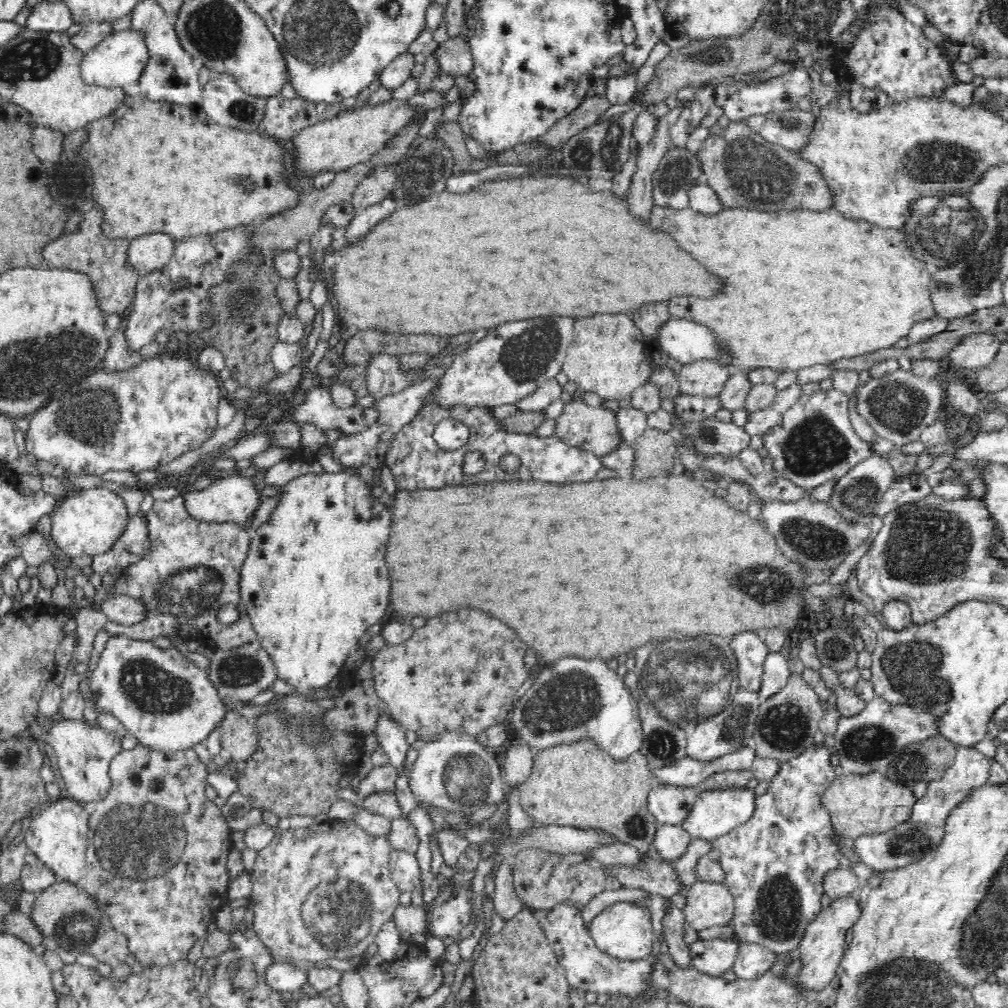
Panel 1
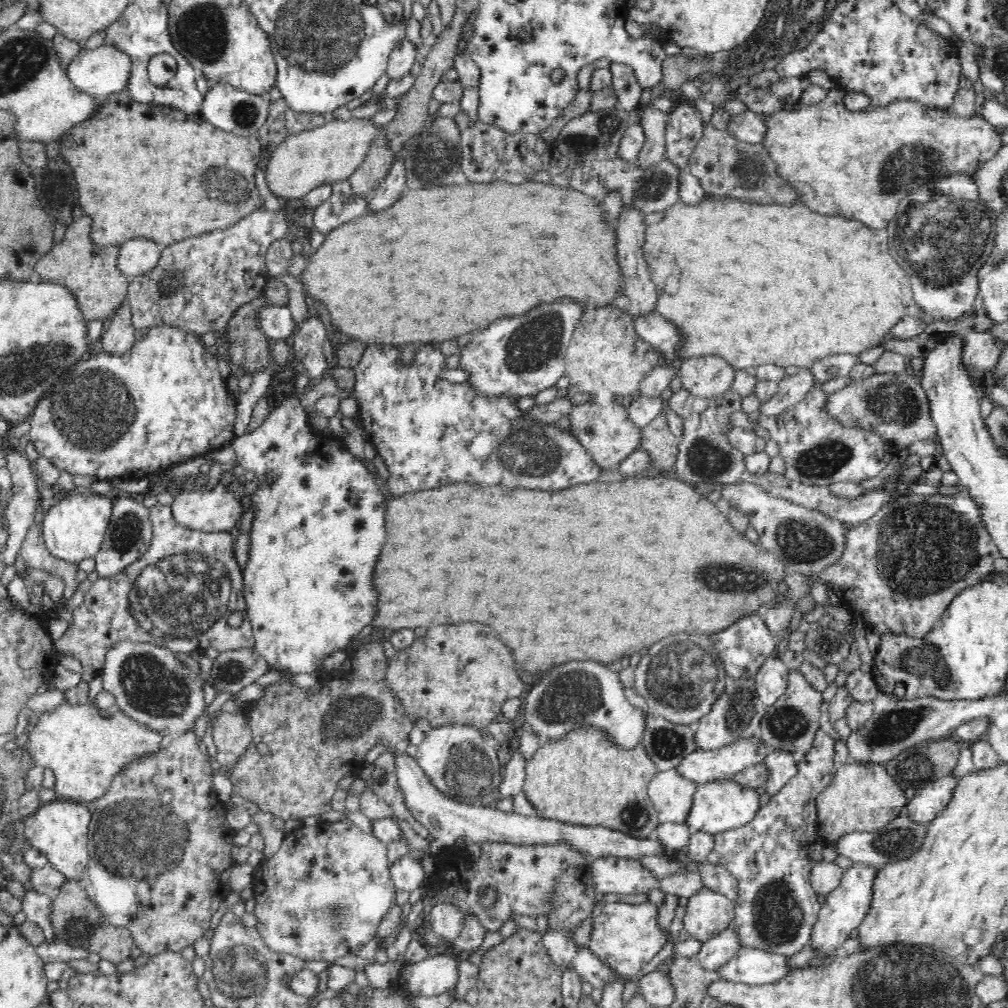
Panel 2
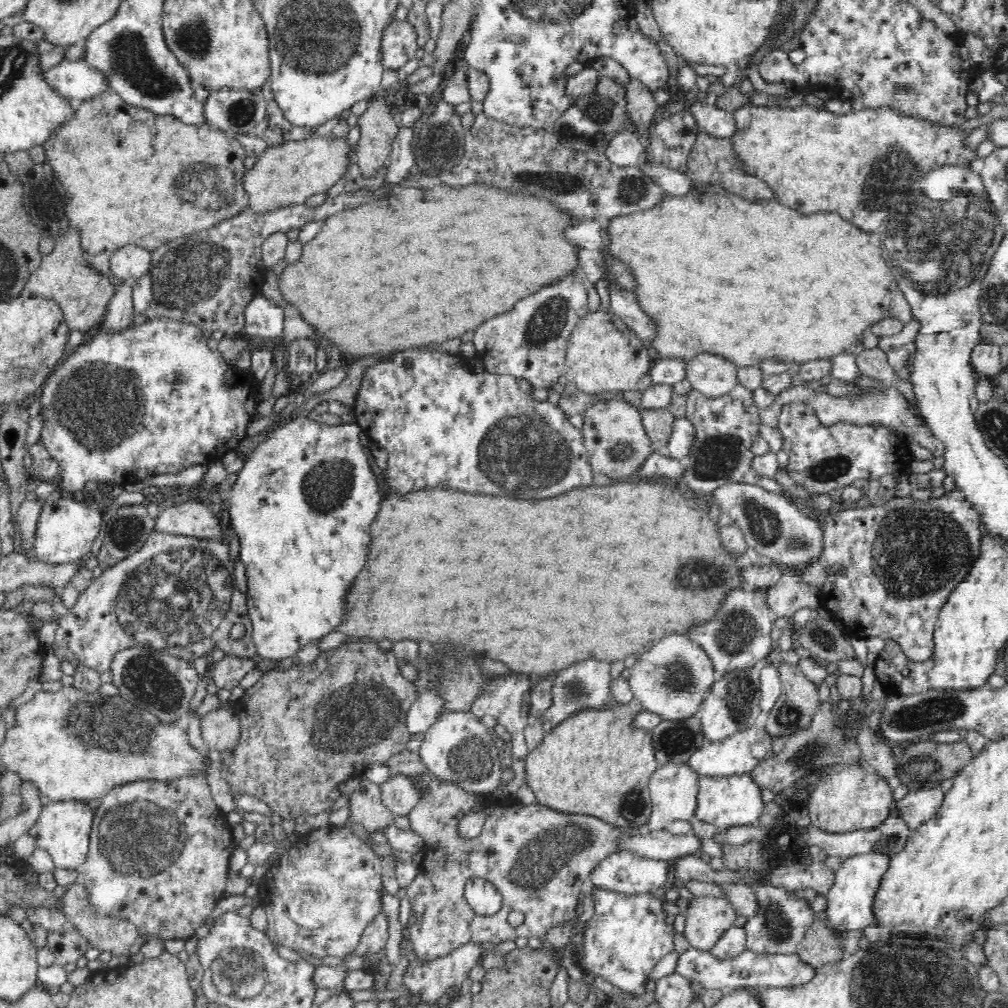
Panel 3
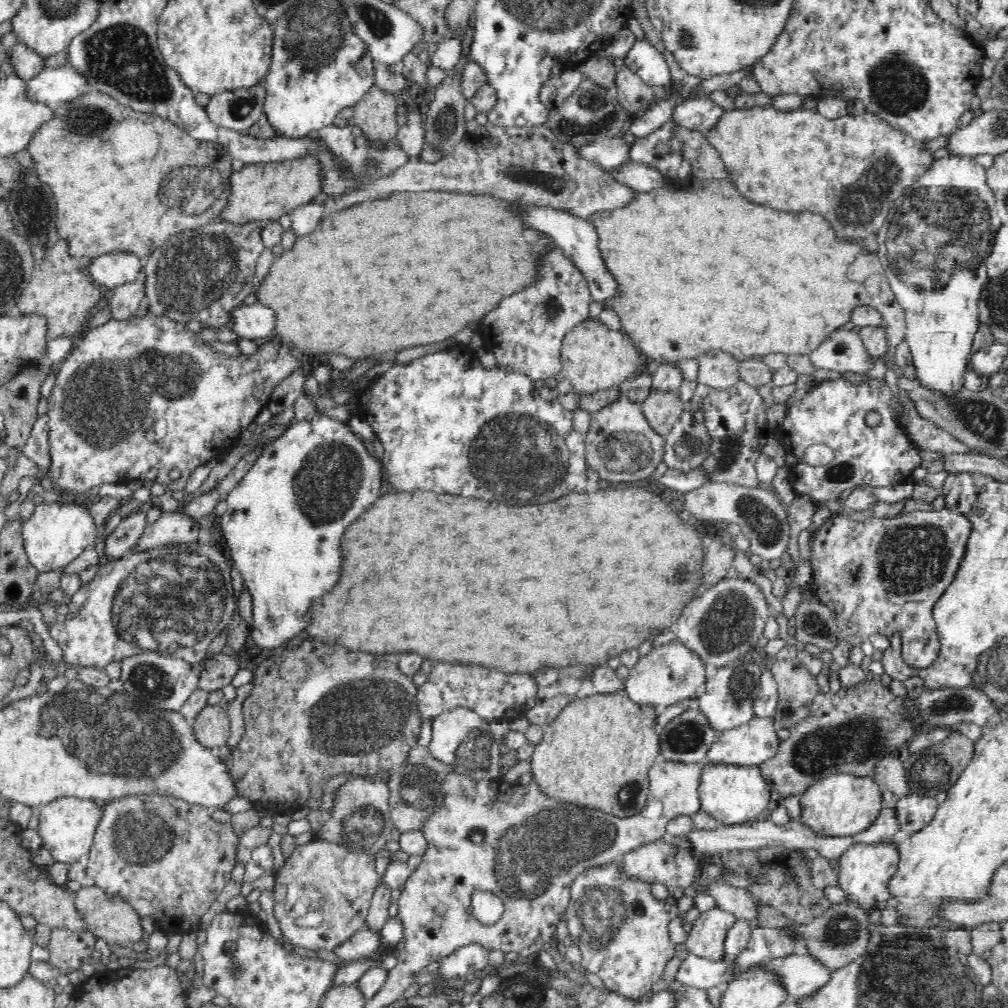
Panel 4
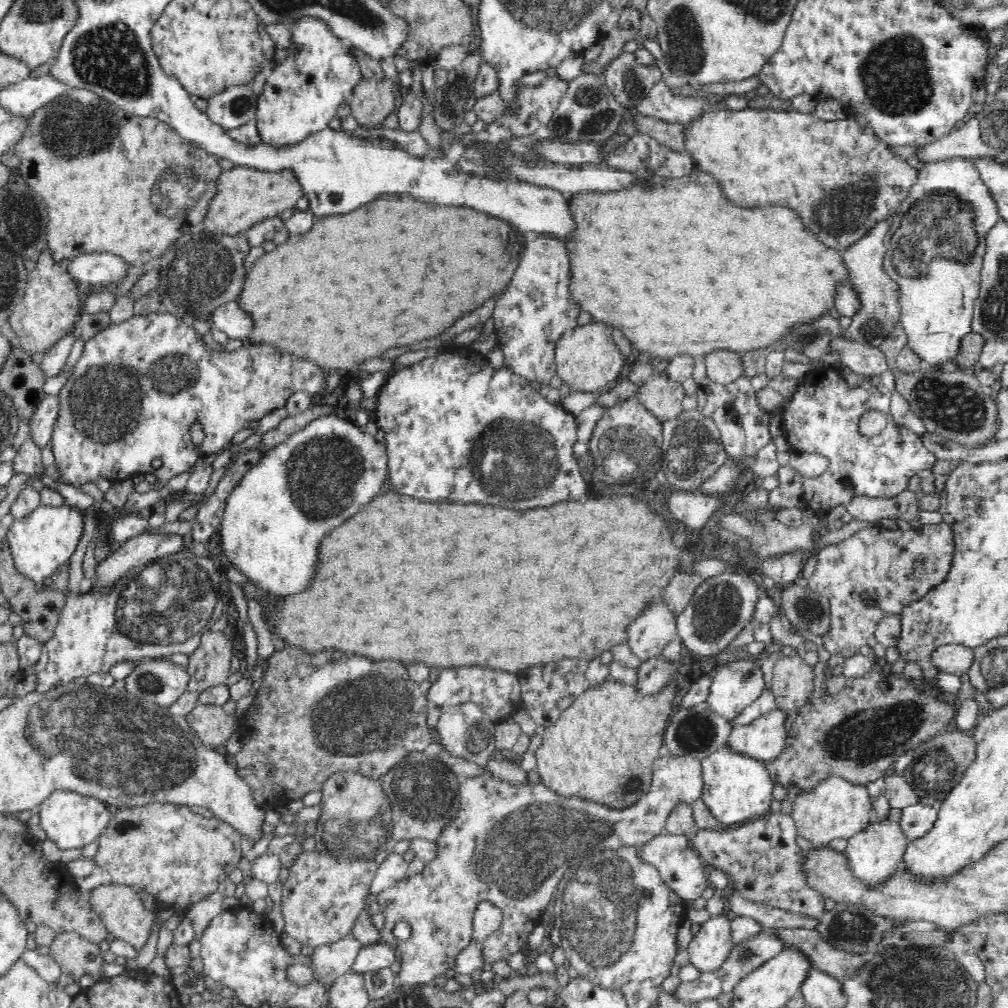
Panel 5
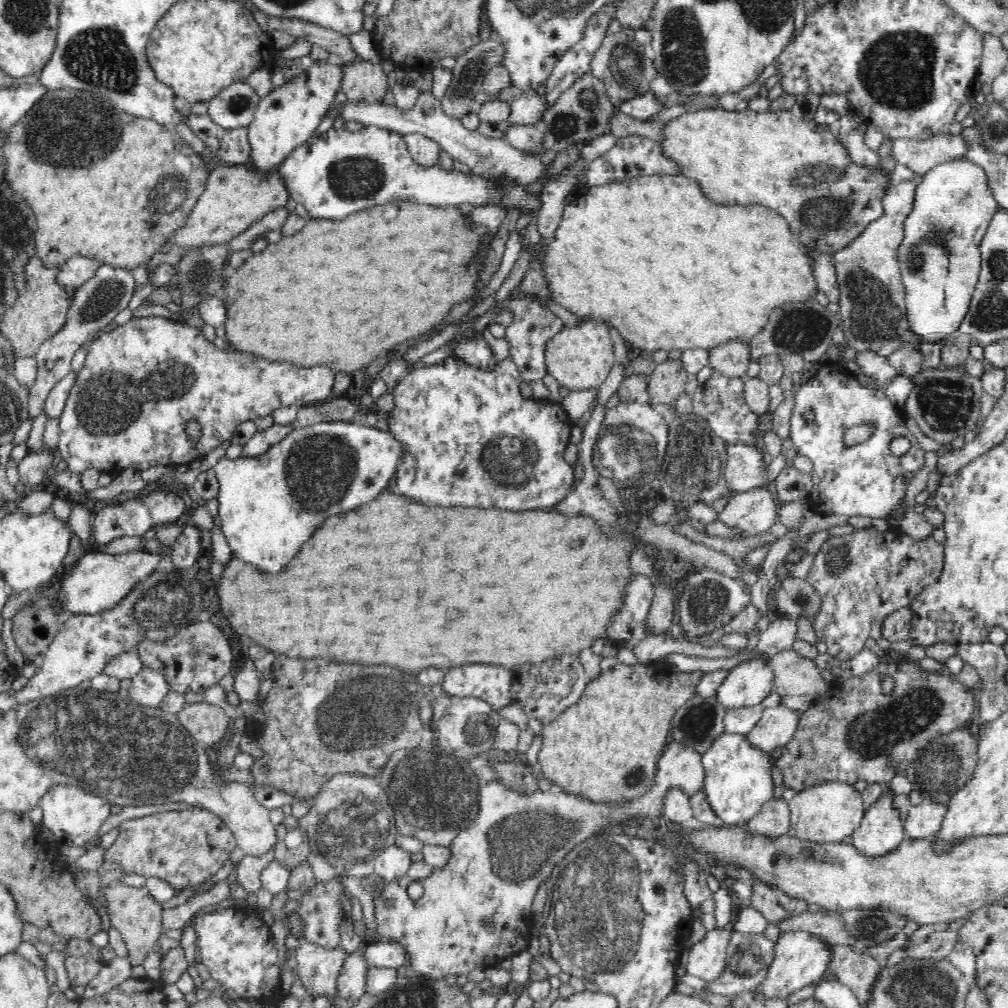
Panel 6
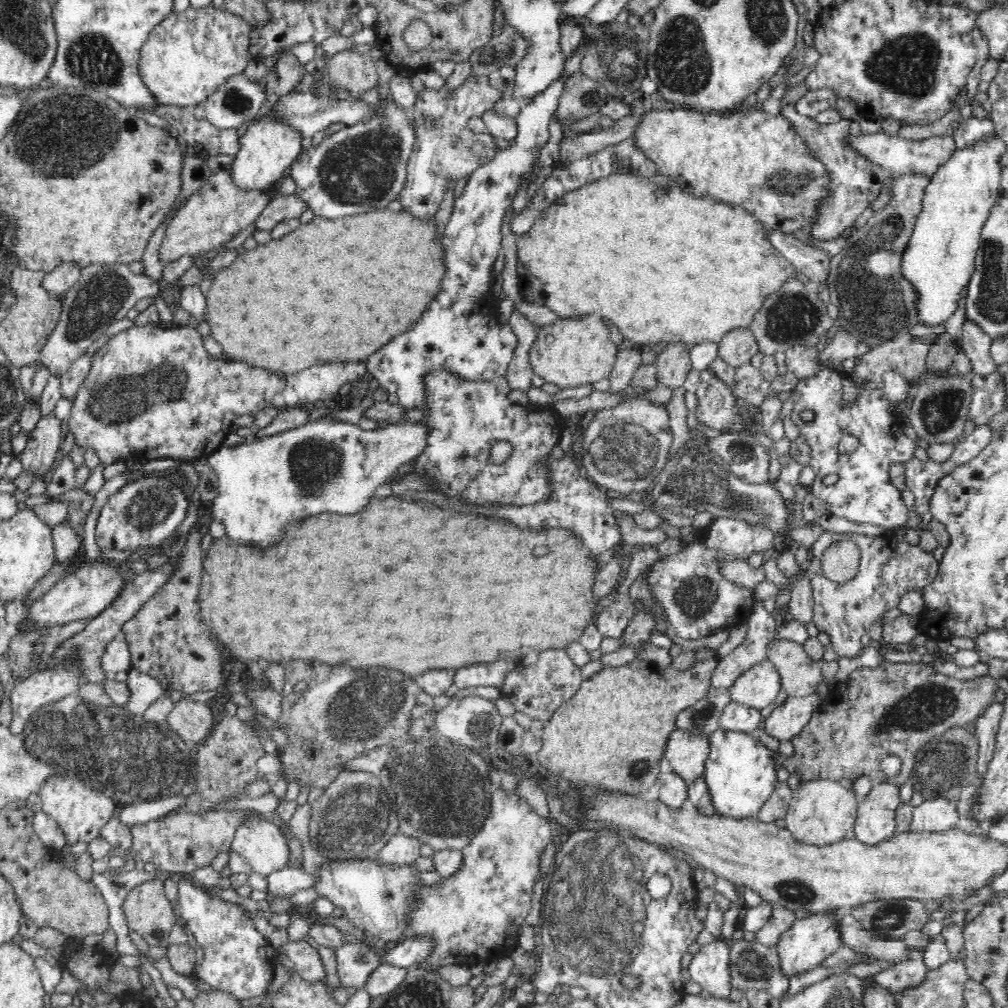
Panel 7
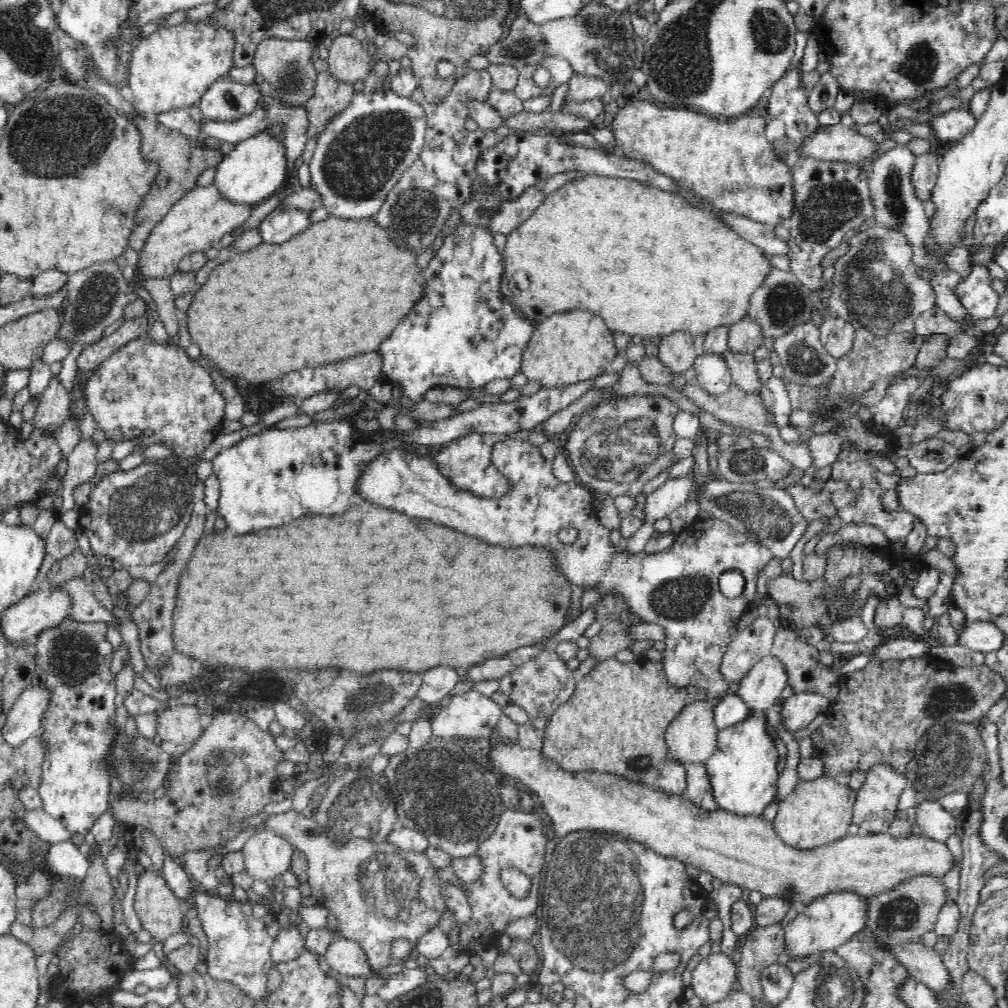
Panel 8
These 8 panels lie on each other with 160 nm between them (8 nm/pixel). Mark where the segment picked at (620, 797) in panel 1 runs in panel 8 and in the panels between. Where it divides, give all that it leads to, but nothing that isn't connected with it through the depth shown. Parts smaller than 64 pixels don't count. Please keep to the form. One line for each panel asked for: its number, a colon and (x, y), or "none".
2: (583, 779)
3: (594, 764)
4: (603, 738)
5: (611, 728)
6: (606, 747)
7: (611, 735)
8: (615, 722)

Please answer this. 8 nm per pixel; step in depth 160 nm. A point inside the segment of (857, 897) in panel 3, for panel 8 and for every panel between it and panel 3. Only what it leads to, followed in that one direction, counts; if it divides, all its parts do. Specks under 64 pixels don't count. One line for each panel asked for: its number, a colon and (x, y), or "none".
4: (864, 870)
5: (873, 855)
6: (881, 831)
7: (875, 822)
8: (876, 803)

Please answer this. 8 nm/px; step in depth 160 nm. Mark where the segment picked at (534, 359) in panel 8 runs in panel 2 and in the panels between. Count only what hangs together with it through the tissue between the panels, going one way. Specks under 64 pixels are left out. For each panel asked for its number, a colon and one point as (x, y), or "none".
2: (605, 351)
3: (604, 355)
4: (594, 358)
5: (587, 358)
6: (580, 358)
7: (571, 352)

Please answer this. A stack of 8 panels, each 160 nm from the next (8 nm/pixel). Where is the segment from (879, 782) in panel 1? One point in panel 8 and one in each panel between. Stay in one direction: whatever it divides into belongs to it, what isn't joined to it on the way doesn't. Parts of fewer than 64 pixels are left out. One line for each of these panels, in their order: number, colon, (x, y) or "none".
2: (865, 798)
3: (852, 797)
4: (840, 805)
5: (834, 807)
6: (830, 812)
7: (821, 812)
8: (819, 811)

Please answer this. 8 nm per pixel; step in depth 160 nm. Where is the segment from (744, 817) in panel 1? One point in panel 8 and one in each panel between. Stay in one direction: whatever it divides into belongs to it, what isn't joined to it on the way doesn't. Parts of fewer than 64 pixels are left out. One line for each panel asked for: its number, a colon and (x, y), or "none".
2: (720, 806)
3: (725, 802)
4: (730, 795)
5: (735, 789)
6: (738, 781)
7: (740, 773)
8: (743, 772)

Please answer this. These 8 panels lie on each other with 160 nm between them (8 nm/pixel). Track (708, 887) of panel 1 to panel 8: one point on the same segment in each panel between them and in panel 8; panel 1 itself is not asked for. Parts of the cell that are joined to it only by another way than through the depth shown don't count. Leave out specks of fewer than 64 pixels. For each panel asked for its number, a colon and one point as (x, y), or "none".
2: (708, 912)
3: (707, 918)
4: (709, 930)
5: (710, 946)
6: (707, 958)
7: (710, 968)
8: (712, 980)

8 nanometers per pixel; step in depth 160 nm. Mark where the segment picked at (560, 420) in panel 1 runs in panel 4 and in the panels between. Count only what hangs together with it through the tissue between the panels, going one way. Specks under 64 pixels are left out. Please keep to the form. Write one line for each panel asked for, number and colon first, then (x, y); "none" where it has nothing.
2: (604, 431)
3: (613, 434)
4: (620, 446)

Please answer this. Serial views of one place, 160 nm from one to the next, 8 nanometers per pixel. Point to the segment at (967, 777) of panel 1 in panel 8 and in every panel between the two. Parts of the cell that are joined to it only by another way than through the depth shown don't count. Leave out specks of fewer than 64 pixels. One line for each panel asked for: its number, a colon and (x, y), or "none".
2: (931, 800)
3: (917, 807)
4: (914, 811)
5: (914, 820)
6: (923, 821)
7: (937, 815)
8: (933, 821)

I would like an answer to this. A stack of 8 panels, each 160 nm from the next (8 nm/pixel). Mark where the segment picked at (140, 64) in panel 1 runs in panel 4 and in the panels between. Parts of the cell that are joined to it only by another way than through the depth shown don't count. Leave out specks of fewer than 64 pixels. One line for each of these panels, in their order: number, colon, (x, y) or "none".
2: (103, 71)
3: (78, 80)
4: (53, 86)

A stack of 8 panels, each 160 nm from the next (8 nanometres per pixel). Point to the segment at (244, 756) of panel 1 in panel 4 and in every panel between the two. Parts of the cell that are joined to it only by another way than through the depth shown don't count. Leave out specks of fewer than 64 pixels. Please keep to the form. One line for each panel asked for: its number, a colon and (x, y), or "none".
2: (231, 732)
3: (220, 730)
4: (211, 727)

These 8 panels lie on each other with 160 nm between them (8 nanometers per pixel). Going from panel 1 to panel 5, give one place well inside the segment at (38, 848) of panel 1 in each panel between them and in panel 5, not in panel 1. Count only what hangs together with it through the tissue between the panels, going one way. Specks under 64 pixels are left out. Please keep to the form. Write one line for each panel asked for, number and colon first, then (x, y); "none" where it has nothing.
2: (59, 829)
3: (62, 828)
4: (66, 826)
5: (70, 820)

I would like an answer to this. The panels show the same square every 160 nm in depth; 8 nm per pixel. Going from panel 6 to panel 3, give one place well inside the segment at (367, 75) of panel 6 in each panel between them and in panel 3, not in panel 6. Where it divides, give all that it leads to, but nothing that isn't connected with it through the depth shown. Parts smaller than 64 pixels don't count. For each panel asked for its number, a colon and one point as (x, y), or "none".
3: (378, 129)
4: (375, 114)
5: (373, 101)

